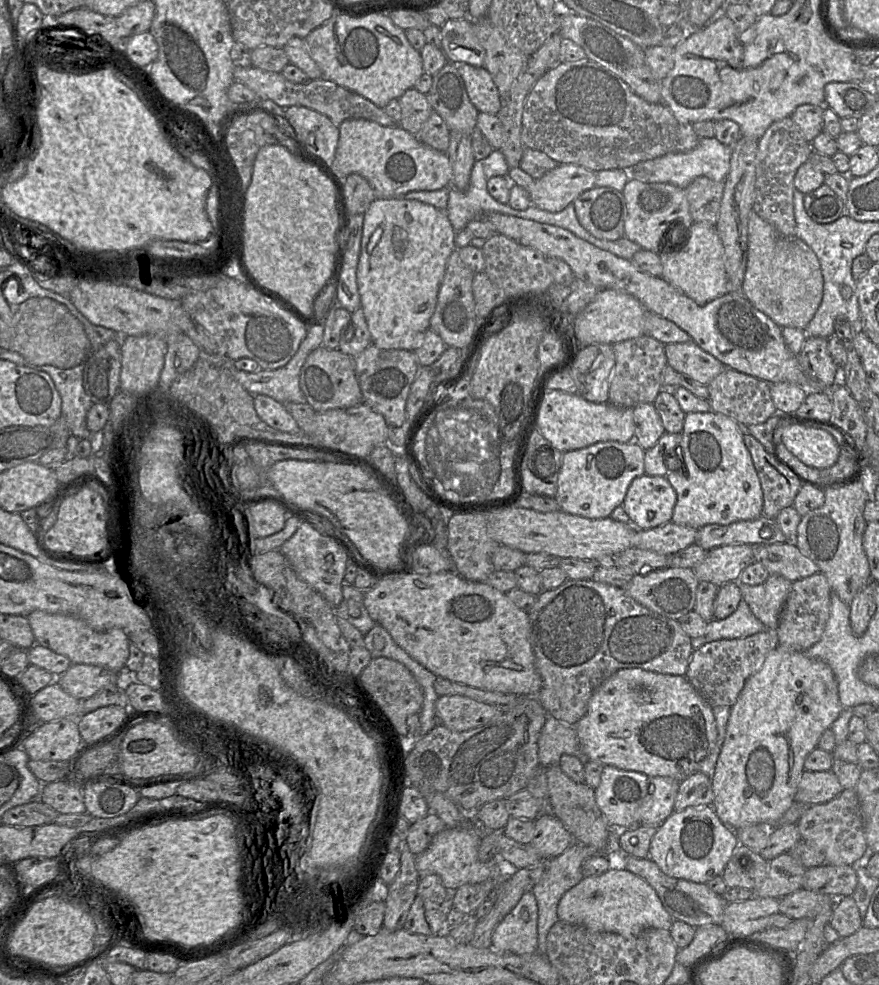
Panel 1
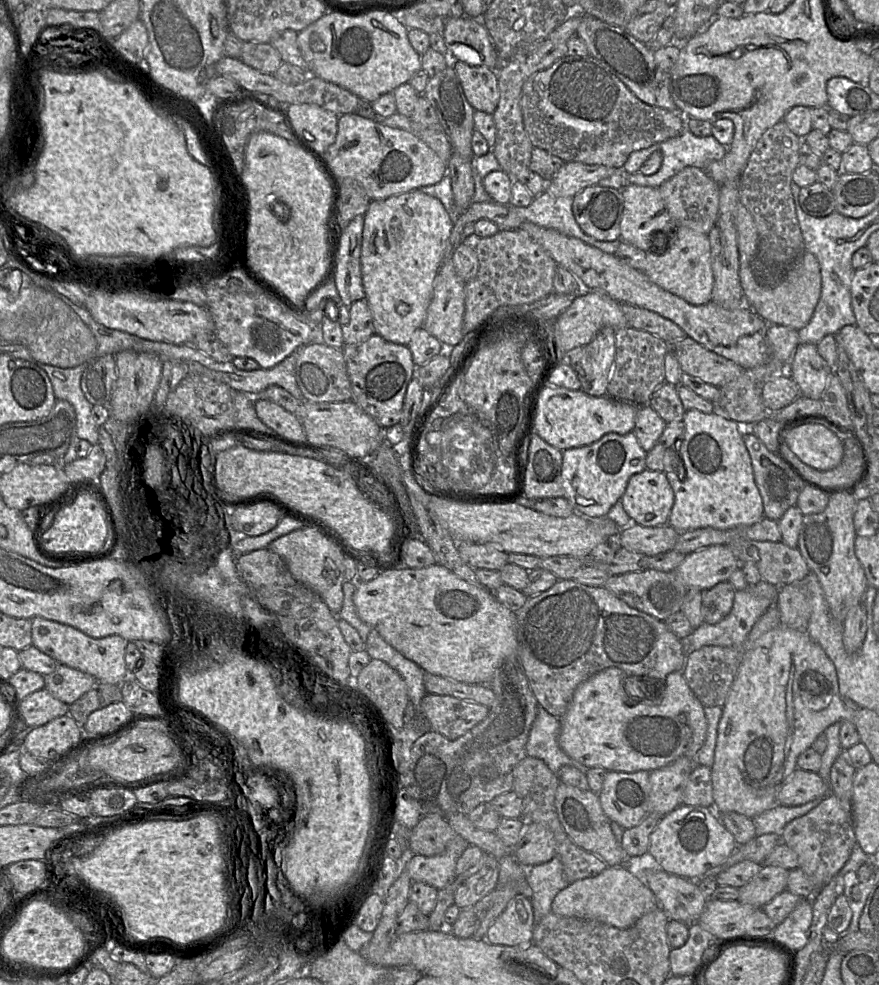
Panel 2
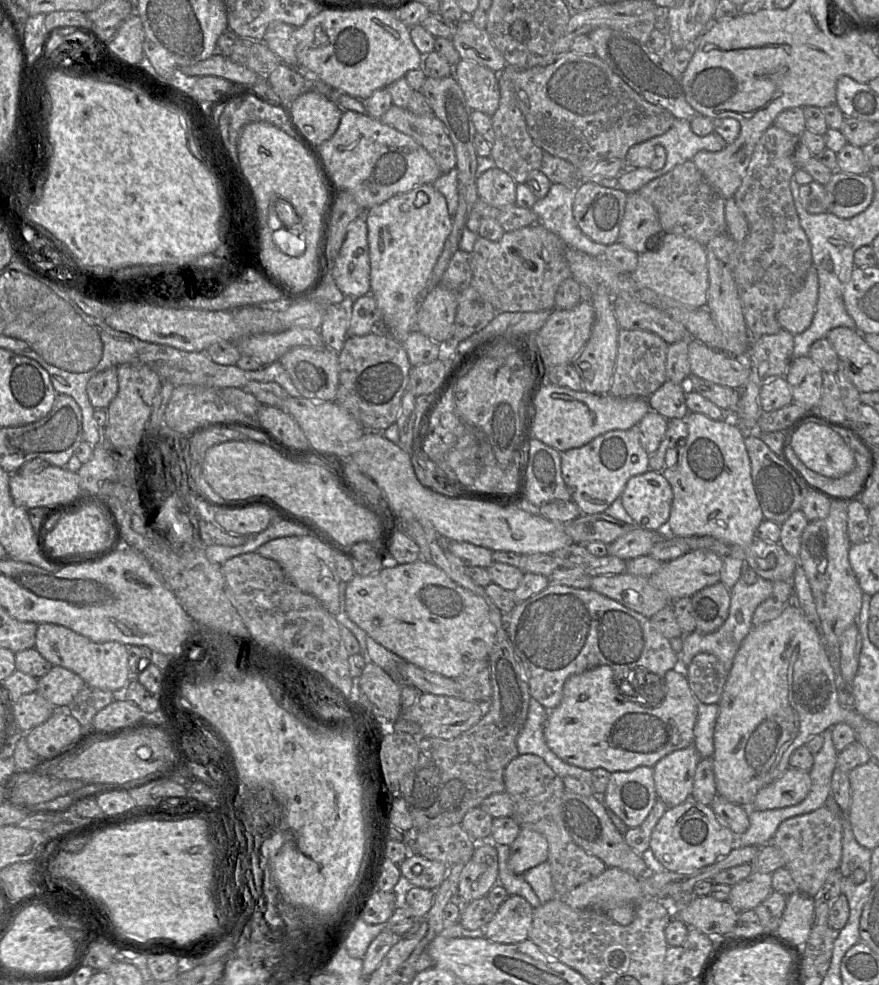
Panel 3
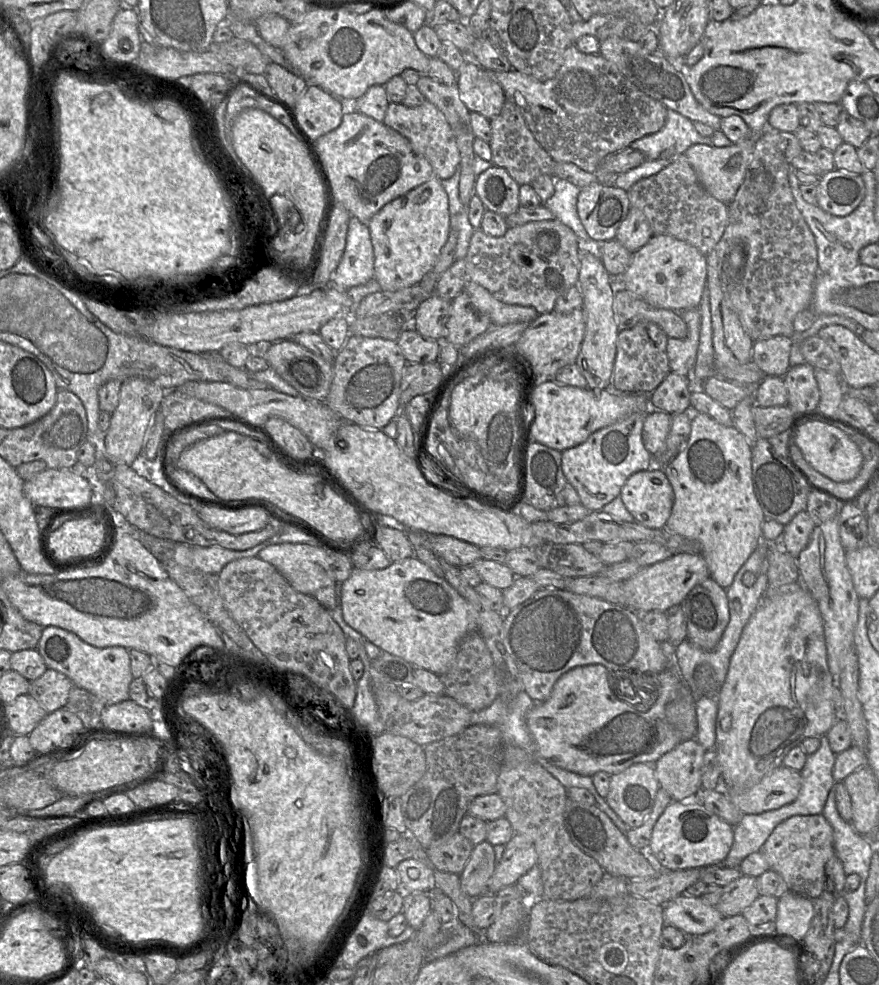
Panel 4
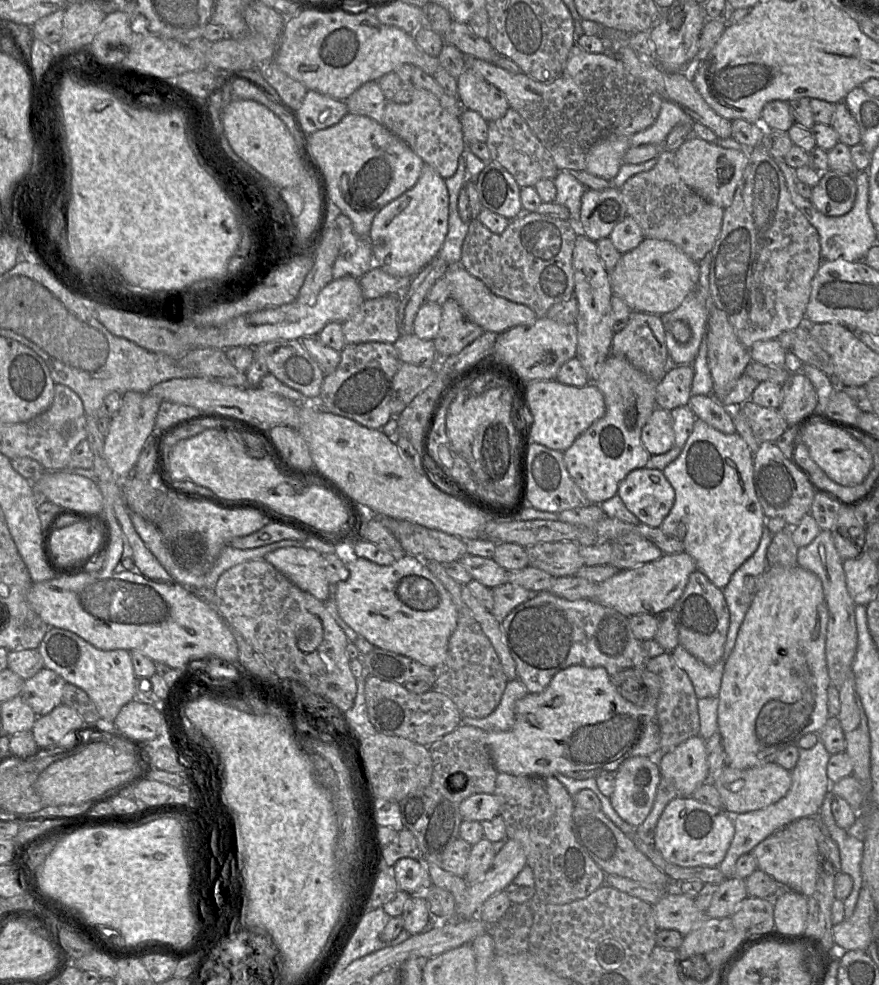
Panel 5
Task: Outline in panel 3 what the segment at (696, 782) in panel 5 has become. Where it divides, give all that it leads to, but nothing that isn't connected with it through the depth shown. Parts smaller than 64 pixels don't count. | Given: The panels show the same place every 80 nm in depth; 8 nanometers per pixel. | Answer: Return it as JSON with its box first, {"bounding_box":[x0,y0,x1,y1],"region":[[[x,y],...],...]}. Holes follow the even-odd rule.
{"bounding_box":[653,744,702,807],"region":[[[694,744],[660,759],[653,768],[657,797],[668,807],[691,797],[697,764],[702,759]]]}

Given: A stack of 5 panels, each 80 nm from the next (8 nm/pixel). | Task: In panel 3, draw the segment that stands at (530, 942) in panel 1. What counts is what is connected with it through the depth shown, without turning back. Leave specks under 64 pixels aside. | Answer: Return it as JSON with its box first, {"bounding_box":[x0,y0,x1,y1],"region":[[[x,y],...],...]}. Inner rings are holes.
{"bounding_box":[482,896,532,944],"region":[[[508,896],[482,931],[494,943],[517,944],[529,939],[532,906],[522,896]]]}

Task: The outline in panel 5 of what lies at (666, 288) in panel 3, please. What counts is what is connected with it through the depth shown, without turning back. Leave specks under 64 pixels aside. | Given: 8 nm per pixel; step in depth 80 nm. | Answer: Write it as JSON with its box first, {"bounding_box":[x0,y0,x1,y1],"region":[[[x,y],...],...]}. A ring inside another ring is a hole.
{"bounding_box":[609,238,699,315],"region":[[[645,238],[636,248],[621,255],[616,266],[609,272],[609,278],[613,295],[620,297],[632,311],[663,315],[677,309],[696,290],[699,264],[669,241]]]}

